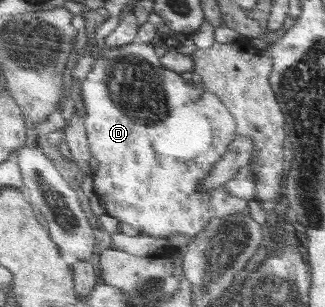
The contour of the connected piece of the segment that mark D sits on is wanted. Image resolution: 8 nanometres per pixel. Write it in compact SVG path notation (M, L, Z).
M135 40L127 46L98 51L101 57L95 57L87 78L76 85L76 93L91 156L99 162L92 176L93 190L106 214L130 224L145 236L185 235L191 240L214 218L249 212L248 200L231 196L225 186L202 190L203 180L238 136L237 121L222 99L205 86L194 86L179 73L168 70L150 43Z

